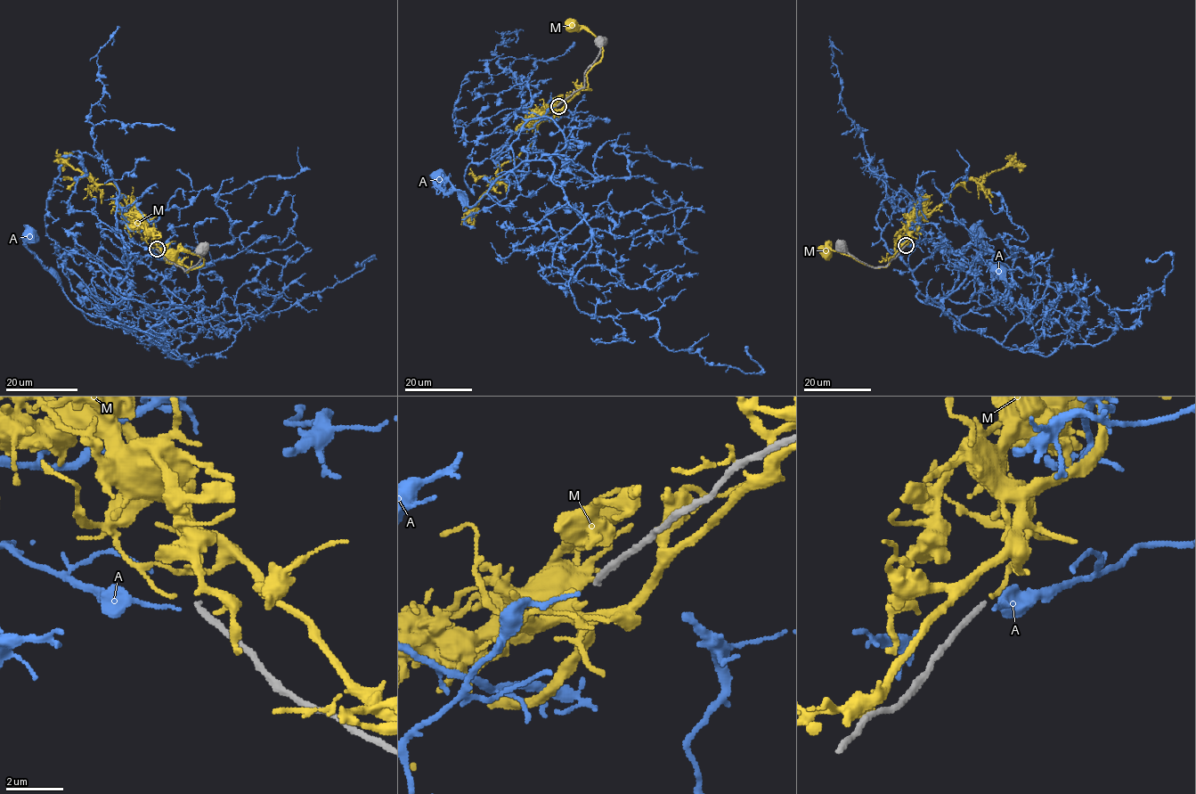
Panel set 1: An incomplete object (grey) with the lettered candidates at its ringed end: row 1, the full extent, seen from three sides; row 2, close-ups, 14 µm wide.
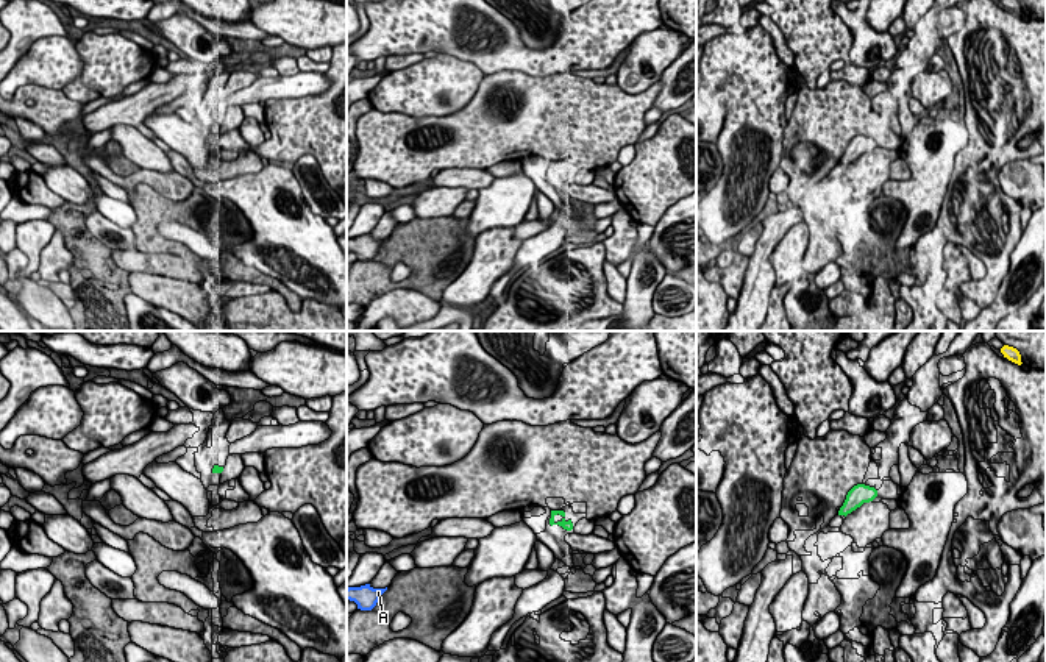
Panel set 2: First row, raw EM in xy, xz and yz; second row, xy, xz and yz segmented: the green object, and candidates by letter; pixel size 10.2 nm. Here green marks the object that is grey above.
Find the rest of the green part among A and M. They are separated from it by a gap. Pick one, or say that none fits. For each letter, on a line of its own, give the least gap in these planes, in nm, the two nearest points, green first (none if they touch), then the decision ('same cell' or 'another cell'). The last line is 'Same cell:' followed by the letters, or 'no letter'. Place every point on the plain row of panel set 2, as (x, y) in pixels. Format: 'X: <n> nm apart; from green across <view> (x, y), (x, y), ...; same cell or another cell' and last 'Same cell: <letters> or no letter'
A: 1800 nm apart; from green across xz (550, 174), (386, 238); another cell
M: 1900 nm apart; from green across yz (873, 138), (1004, 7); another cell
Same cell: no letter

